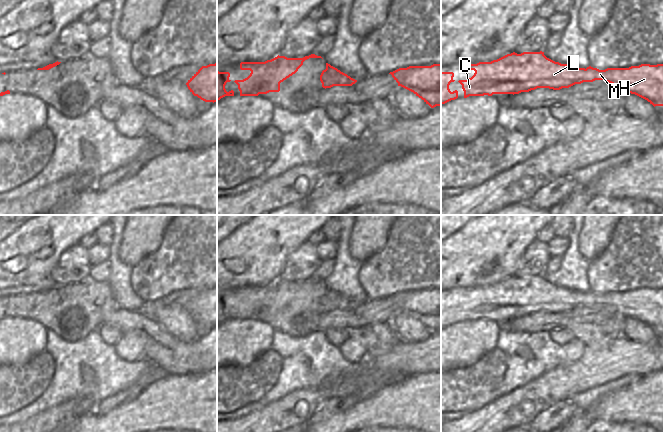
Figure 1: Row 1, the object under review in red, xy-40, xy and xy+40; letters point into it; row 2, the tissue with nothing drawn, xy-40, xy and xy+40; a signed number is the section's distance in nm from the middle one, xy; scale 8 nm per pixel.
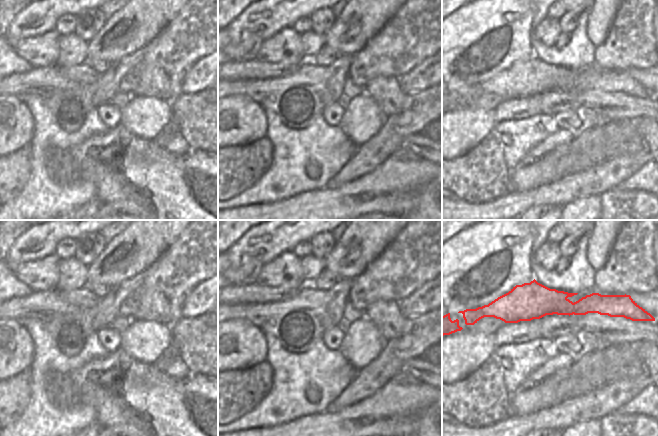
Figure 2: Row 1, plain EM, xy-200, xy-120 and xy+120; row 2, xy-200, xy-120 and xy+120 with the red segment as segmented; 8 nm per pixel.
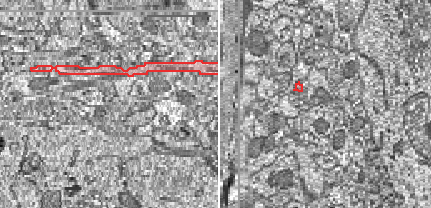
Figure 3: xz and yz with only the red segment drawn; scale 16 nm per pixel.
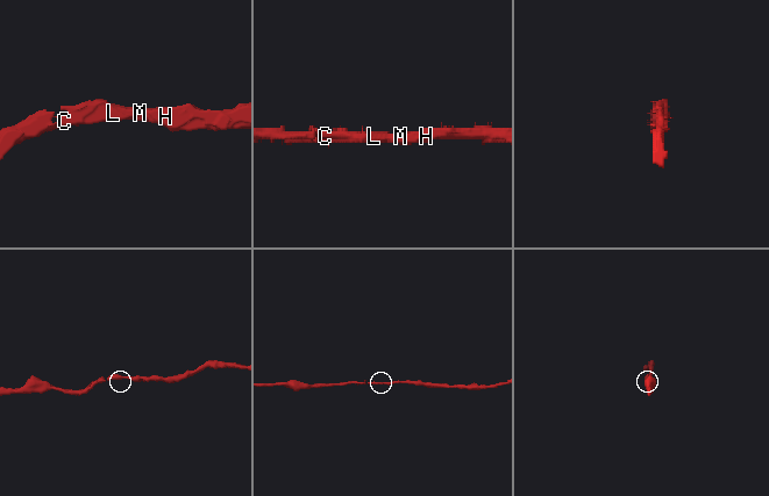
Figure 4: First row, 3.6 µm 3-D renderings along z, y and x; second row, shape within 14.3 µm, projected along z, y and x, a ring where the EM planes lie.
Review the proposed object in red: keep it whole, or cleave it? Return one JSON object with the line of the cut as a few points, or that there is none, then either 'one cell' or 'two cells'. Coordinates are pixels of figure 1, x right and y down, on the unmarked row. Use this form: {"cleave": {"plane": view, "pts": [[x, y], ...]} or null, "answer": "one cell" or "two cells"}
{"cleave": null, "answer": "one cell"}

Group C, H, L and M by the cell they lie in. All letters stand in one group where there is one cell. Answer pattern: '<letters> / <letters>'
C H L M

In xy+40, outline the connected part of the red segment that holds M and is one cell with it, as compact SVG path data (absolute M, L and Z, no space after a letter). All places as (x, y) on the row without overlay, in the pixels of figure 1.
M515 276L491 286L464 288L465 294L474 294L474 299L467 304L459 304L464 315L464 322L469 320L492 320L493 318L519 318L537 312L560 314L583 306L603 304L613 308L619 316L635 318L650 328L663 330L663 288L641 288L629 292L607 292L599 294L591 290L577 292L555 286L544 279L544 276Z

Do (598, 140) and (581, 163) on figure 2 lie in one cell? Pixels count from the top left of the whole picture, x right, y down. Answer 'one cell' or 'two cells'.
one cell

